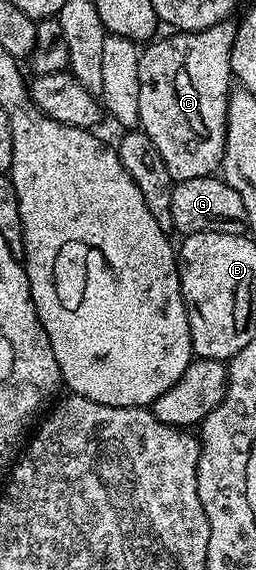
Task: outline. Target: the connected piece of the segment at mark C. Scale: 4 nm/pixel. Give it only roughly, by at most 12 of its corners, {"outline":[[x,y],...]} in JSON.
{"outline":[[236,21],[148,43],[139,128],[172,181],[220,171]]}

